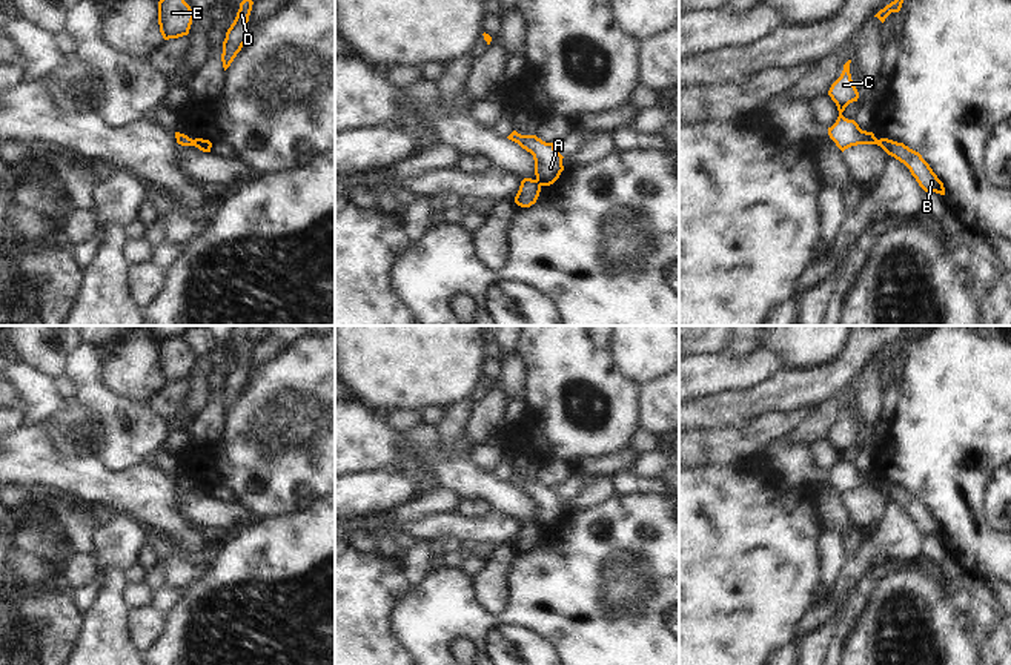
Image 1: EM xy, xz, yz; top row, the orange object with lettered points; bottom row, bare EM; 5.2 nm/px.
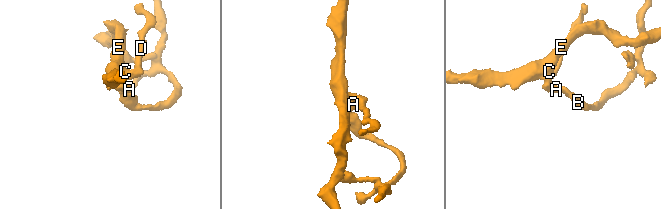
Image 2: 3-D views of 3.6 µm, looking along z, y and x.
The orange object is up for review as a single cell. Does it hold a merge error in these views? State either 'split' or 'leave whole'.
split

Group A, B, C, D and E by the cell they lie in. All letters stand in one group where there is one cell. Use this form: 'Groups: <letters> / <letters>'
Groups: A C D E / B

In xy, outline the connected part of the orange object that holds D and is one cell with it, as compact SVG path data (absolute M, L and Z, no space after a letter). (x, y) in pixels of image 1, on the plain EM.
M246 341L240 347L237 361L226 376L226 382L223 385L223 398L221 398L224 415L230 410L230 407L234 405L234 402L237 401L237 398L241 395L243 389L246 387L247 366L252 355L252 349L254 346L249 341Z

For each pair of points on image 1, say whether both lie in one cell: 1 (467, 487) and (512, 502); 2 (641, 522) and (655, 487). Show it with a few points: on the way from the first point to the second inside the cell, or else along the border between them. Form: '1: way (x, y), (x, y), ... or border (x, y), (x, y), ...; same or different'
1: way (478, 487), (487, 487), (501, 496); same
2: border (615, 495), (656, 493), (662, 496); different

